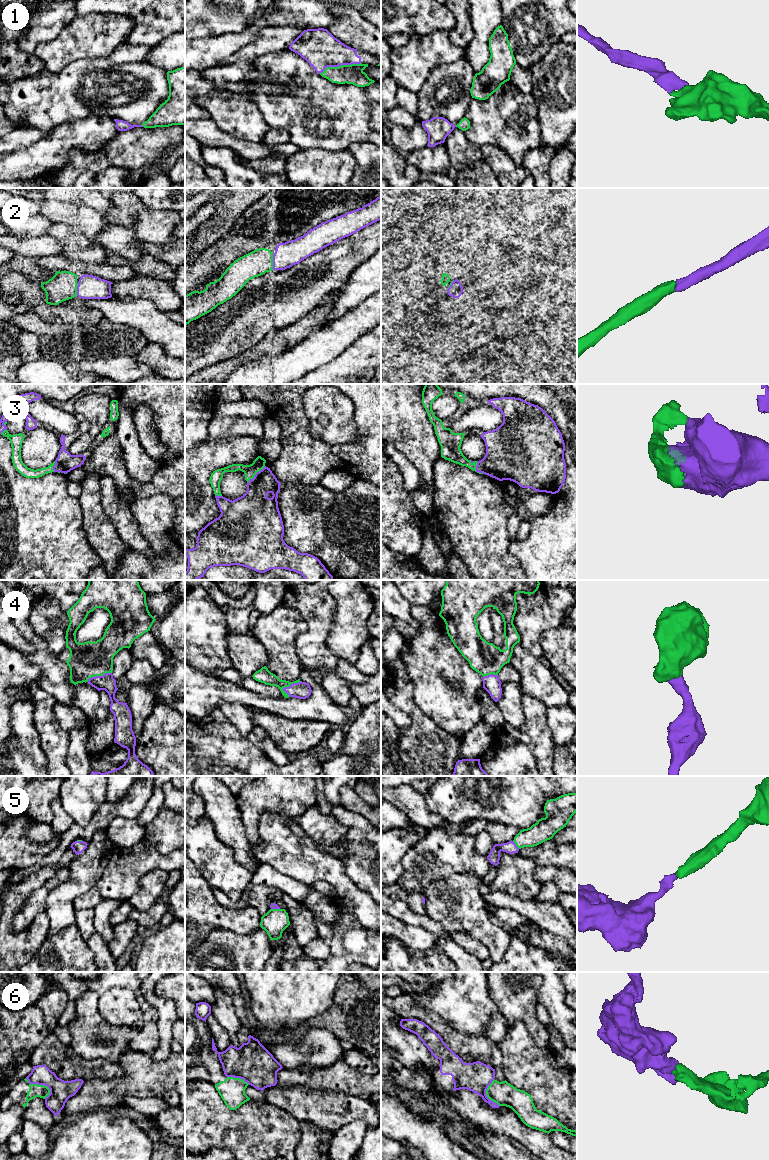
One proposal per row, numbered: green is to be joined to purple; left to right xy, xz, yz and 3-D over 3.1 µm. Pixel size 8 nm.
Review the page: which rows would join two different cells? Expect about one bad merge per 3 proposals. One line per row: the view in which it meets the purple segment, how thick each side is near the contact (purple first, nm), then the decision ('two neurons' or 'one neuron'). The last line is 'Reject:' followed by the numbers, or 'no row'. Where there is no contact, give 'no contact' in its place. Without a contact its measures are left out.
1: xz | 300/160 nm | one neuron
2: xz | 200/200 nm | one neuron
3: xz | 240/100 nm | one neuron
4: xz | 140/120 nm | one neuron
5: yz | 100/160 nm | one neuron
6: xy | 180/110 nm | two neurons
Reject: 6

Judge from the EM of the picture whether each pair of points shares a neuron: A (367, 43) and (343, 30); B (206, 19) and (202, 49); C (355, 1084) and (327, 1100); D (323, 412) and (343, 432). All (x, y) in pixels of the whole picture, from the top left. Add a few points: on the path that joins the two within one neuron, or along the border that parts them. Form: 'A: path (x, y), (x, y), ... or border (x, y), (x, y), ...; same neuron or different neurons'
A: path (361, 37), (354, 30), (349, 30); same neuron
B: border (226, 33), (220, 36), (195, 39); different neurons
C: border (318, 1089), (346, 1092), (360, 1096), (363, 1099); different neurons
D: path (328, 417), (338, 427); same neuron

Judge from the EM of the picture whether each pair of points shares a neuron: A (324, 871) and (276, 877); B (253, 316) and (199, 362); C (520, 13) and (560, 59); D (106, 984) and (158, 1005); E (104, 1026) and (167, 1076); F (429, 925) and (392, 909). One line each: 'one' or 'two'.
A: two
B: one
C: two
D: two
E: two
F: one

